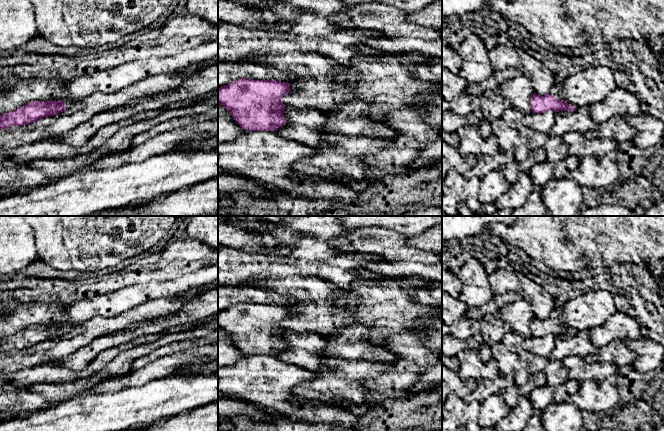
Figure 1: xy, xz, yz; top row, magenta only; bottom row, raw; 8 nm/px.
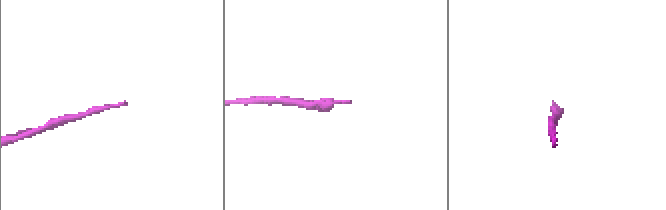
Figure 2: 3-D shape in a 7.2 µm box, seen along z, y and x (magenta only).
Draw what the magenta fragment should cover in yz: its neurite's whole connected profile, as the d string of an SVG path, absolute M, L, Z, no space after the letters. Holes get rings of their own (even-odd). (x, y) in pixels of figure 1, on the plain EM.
M555 307L550 316L544 320L534 317L530 325L532 337L541 338L548 334L554 336L575 335L576 331L562 323L561 315L562 307Z

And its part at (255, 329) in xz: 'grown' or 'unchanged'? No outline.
unchanged

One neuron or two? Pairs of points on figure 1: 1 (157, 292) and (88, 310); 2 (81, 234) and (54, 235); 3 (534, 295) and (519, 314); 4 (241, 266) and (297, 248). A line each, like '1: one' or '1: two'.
1: one
2: two
3: two
4: two

